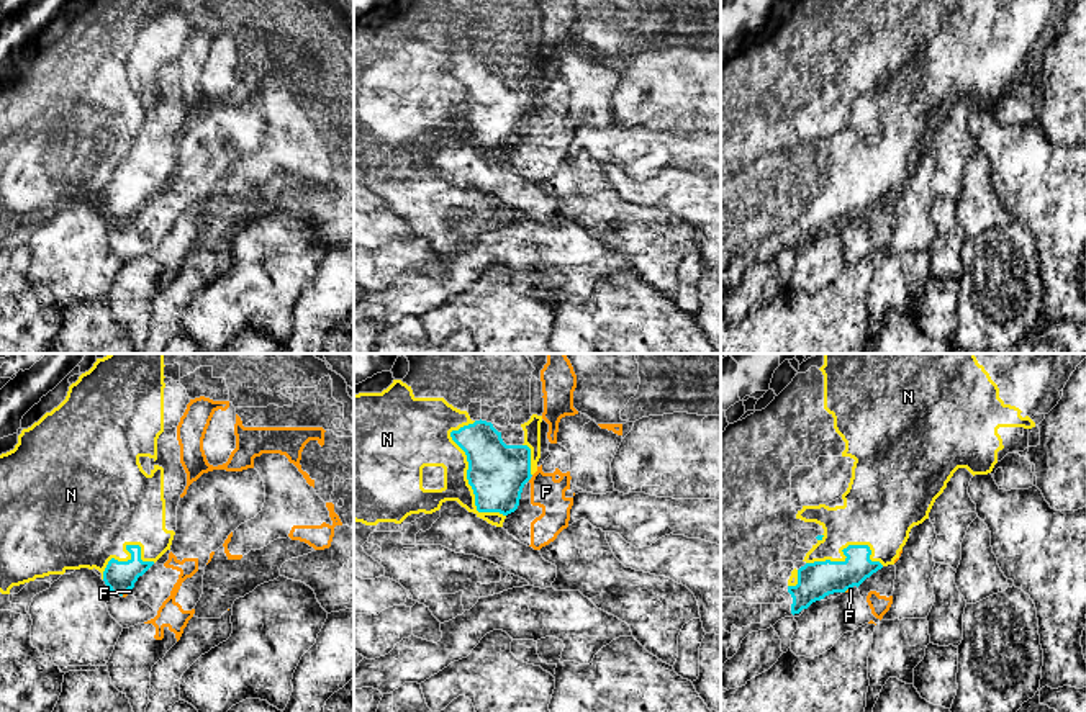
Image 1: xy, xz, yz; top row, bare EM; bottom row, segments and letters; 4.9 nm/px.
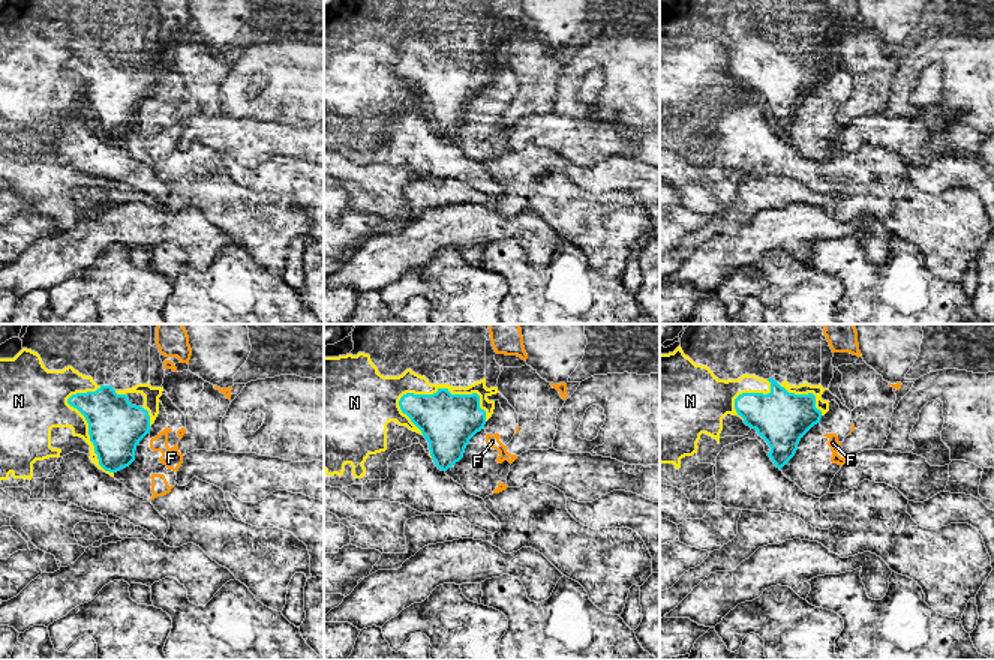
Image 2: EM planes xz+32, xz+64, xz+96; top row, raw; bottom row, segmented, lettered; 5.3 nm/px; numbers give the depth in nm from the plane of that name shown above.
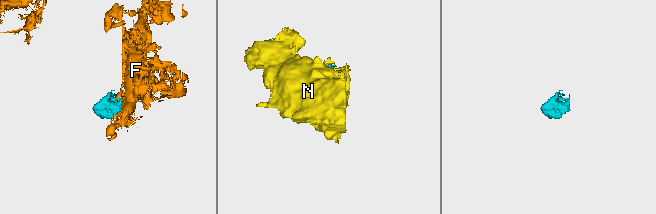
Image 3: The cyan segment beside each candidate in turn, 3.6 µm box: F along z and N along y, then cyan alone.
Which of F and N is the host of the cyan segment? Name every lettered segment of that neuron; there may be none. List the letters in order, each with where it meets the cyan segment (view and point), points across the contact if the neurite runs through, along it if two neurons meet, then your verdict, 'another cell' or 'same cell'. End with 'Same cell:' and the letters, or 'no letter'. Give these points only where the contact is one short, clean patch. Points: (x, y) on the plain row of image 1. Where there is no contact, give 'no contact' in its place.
F: contact xy (126, 225); another cell
N: contact xz (469, 117); another cell
Same cell: no letter

